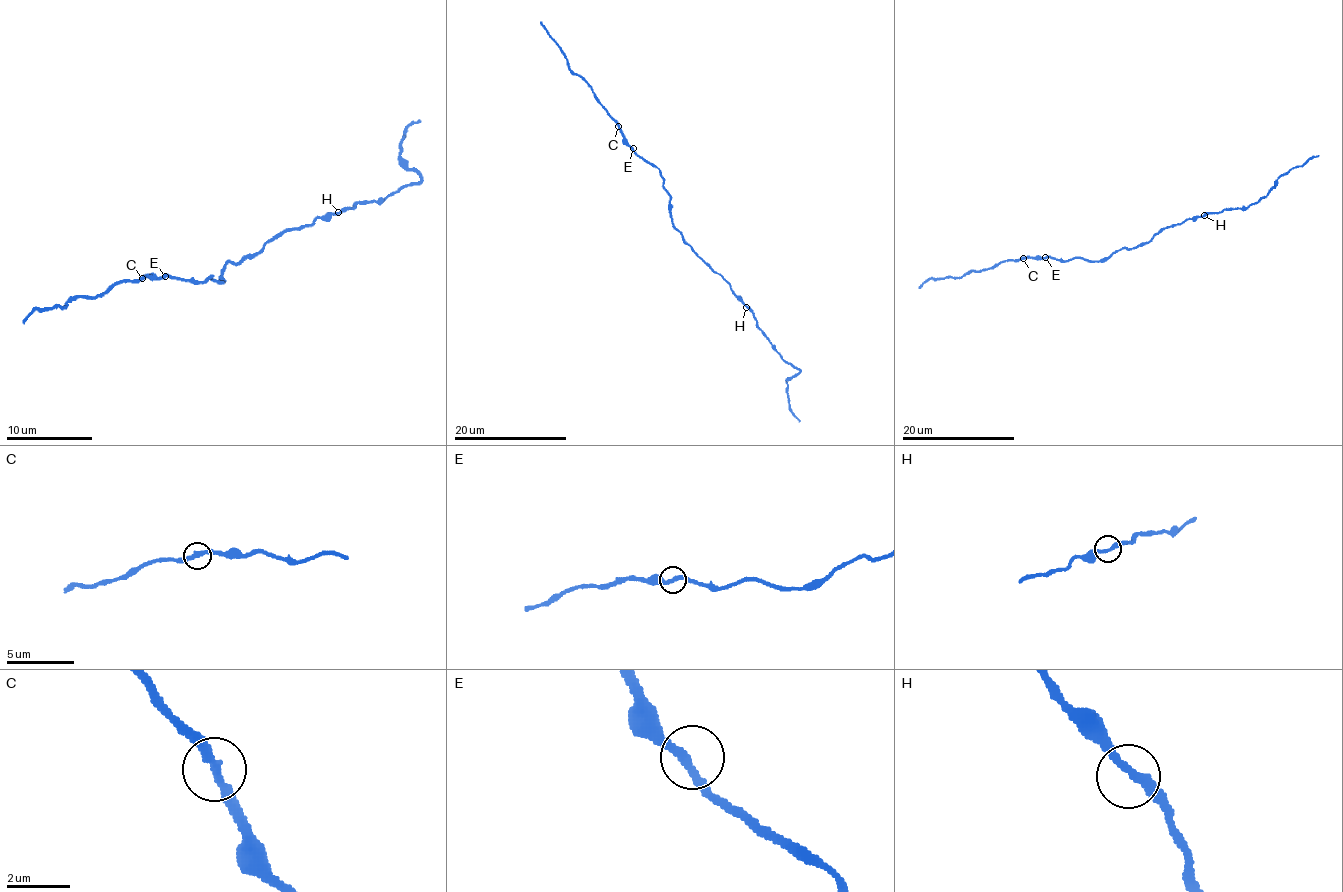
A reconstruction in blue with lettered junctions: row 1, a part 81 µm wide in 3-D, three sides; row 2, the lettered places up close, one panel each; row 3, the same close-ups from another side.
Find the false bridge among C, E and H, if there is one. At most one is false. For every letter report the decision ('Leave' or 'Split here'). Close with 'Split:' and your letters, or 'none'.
C: Leave
E: Leave
H: Leave
Split: none

